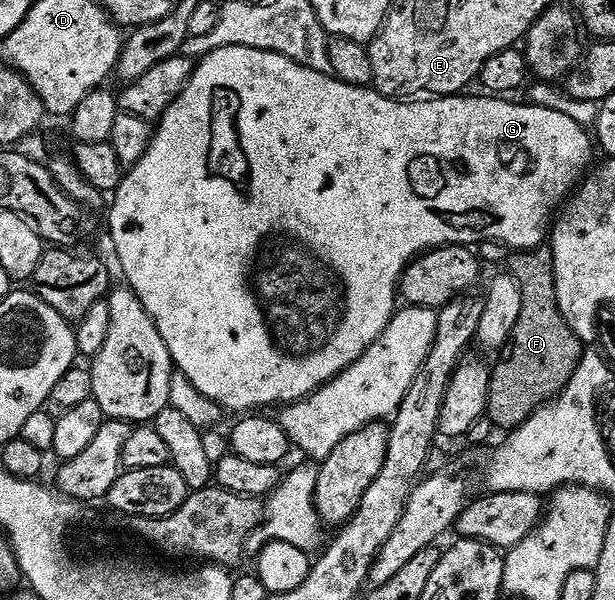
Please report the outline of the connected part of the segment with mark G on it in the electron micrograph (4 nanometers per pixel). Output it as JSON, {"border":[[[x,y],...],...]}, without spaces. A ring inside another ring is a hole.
{"border":[[[232,46],[232,47],[222,47],[222,48],[221,48],[221,49],[220,49],[220,50],[214,50],[214,52],[212,52],[212,53],[210,53],[210,54],[207,54],[207,55],[206,55],[206,56],[204,56],[204,57],[202,57],[202,58],[200,58],[200,59],[199,59],[199,61],[198,61],[198,64],[197,64],[197,65],[196,65],[196,66],[195,66],[195,68],[193,68],[193,70],[192,70],[192,77],[191,77],[191,78],[190,78],[190,79],[189,79],[189,81],[188,81],[188,86],[186,86],[186,88],[185,88],[185,89],[184,89],[184,90],[183,90],[183,91],[182,91],[182,95],[178,95],[178,99],[174,99],[174,103],[173,103],[173,104],[172,104],[172,105],[171,105],[171,106],[170,106],[170,107],[169,107],[169,109],[168,109],[168,110],[167,110],[167,111],[166,111],[166,115],[165,115],[165,116],[164,116],[164,117],[163,117],[163,119],[162,119],[162,120],[160,120],[160,122],[158,122],[158,124],[157,124],[157,125],[156,125],[156,126],[155,126],[155,129],[154,129],[154,132],[153,132],[153,135],[152,135],[152,142],[151,142],[151,143],[150,143],[150,147],[149,147],[149,148],[148,148],[148,150],[147,150],[147,151],[146,151],[146,155],[142,155],[142,159],[141,159],[141,160],[140,160],[140,162],[139,162],[139,163],[138,163],[138,164],[137,164],[137,165],[135,165],[135,166],[134,166],[134,168],[133,168],[133,169],[129,169],[129,170],[127,170],[127,172],[125,172],[125,173],[124,173],[124,174],[123,174],[123,176],[121,176],[121,178],[120,178],[120,185],[119,185],[119,186],[118,186],[118,187],[117,187],[117,188],[116,188],[116,191],[115,191],[115,194],[114,194],[114,196],[113,196],[113,197],[112,197],[112,198],[111,198],[111,201],[110,201],[110,209],[111,209],[111,205],[112,205],[112,214],[110,214],[110,215],[109,215],[109,217],[108,217],[108,229],[109,229],[109,231],[110,231],[110,232],[112,232],[112,245],[113,245],[113,247],[114,247],[114,248],[116,248],[116,257],[117,257],[117,259],[118,259],[118,260],[120,260],[120,269],[121,269],[121,271],[122,271],[122,272],[124,272],[124,277],[125,277],[125,279],[126,279],[126,280],[128,280],[128,281],[125,281],[125,282],[126,282],[126,285],[127,285],[127,288],[129,288],[129,289],[132,289],[132,290],[133,290],[133,291],[135,291],[135,292],[136,292],[136,294],[137,294],[137,295],[138,295],[138,299],[139,299],[139,300],[140,300],[140,301],[141,301],[141,302],[142,302],[142,304],[143,304],[143,305],[144,305],[144,306],[145,306],[145,307],[146,307],[146,311],[147,311],[147,312],[148,312],[148,313],[149,313],[149,314],[150,314],[150,316],[152,316],[152,318],[153,318],[153,319],[154,319],[154,323],[155,323],[155,324],[156,324],[156,326],[157,326],[157,327],[158,327],[158,331],[159,331],[159,332],[160,332],[160,334],[161,334],[161,335],[162,335],[162,339],[163,339],[163,340],[164,340],[164,342],[165,342],[165,343],[166,343],[166,347],[167,347],[167,348],[168,348],[168,350],[169,350],[169,351],[170,351],[170,355],[171,355],[171,356],[172,356],[172,363],[173,363],[173,366],[175,366],[175,368],[176,368],[176,369],[177,369],[177,370],[179,370],[179,372],[181,372],[181,373],[184,373],[184,374],[185,374],[185,375],[186,375],[186,379],[190,379],[190,383],[194,383],[194,387],[198,387],[198,391],[202,391],[202,395],[206,395],[206,399],[210,399],[210,400],[211,400],[211,401],[213,401],[213,402],[214,402],[214,403],[218,403],[218,404],[219,404],[219,405],[220,405],[220,407],[221,407],[221,410],[224,410],[224,411],[228,411],[228,409],[233,409],[233,411],[234,411],[234,412],[236,412],[236,415],[240,415],[240,414],[243,414],[243,413],[244,413],[244,412],[245,412],[245,411],[264,411],[264,410],[267,410],[267,409],[264,409],[264,408],[266,408],[266,407],[267,407],[267,405],[276,405],[276,406],[275,406],[275,407],[283,407],[283,406],[285,406],[285,405],[287,405],[287,404],[289,404],[289,403],[291,403],[291,402],[294,402],[294,401],[303,401],[303,400],[304,400],[304,398],[306,398],[306,397],[309,397],[309,396],[310,396],[310,394],[311,394],[311,393],[314,393],[314,392],[316,392],[316,390],[317,390],[317,389],[321,389],[321,387],[323,387],[323,385],[325,385],[325,384],[326,384],[326,383],[330,383],[330,382],[331,382],[331,381],[333,381],[333,379],[335,379],[335,377],[337,377],[337,376],[338,376],[338,374],[340,374],[340,373],[341,373],[341,372],[342,372],[342,371],[346,371],[346,369],[347,369],[347,368],[348,368],[348,367],[350,367],[350,366],[351,366],[351,365],[352,365],[352,364],[353,364],[353,363],[355,363],[355,361],[357,361],[357,360],[358,360],[358,359],[362,359],[362,355],[363,355],[363,354],[364,354],[364,352],[365,352],[365,351],[367,351],[367,350],[368,350],[368,348],[369,348],[369,347],[370,347],[370,343],[374,343],[374,339],[378,339],[378,335],[382,335],[382,331],[386,331],[386,327],[387,327],[387,326],[388,326],[388,324],[389,324],[389,323],[390,323],[390,319],[391,319],[391,318],[392,318],[392,316],[394,316],[394,314],[395,314],[395,313],[396,313],[396,311],[397,311],[397,308],[398,308],[398,290],[399,290],[399,288],[400,288],[400,277],[401,277],[401,275],[403,275],[403,274],[404,274],[404,270],[405,270],[405,269],[407,269],[407,268],[408,268],[408,266],[409,266],[409,265],[411,265],[411,264],[412,264],[412,262],[413,262],[413,261],[415,261],[415,260],[416,260],[416,258],[417,258],[417,257],[419,257],[419,256],[421,256],[421,255],[423,255],[423,254],[425,254],[425,253],[427,253],[427,252],[428,252],[428,250],[430,250],[430,249],[438,249],[438,248],[440,248],[440,246],[442,246],[442,245],[462,245],[462,246],[465,246],[465,247],[479,247],[479,246],[480,246],[480,244],[482,244],[482,243],[483,243],[483,242],[484,242],[484,241],[501,241],[501,242],[502,242],[502,243],[503,243],[503,245],[506,245],[506,246],[508,246],[508,248],[509,248],[509,250],[512,250],[512,251],[523,251],[523,250],[526,250],[526,249],[539,249],[539,248],[541,248],[541,246],[543,246],[543,245],[544,245],[544,244],[545,244],[545,241],[546,241],[546,238],[547,238],[547,237],[548,237],[548,236],[549,236],[549,233],[550,233],[550,226],[551,226],[551,225],[552,225],[552,224],[553,224],[553,221],[554,221],[554,218],[555,218],[555,217],[556,217],[556,216],[557,216],[557,213],[558,213],[558,210],[559,210],[559,209],[560,209],[560,208],[561,208],[561,206],[563,206],[563,205],[564,205],[564,204],[565,204],[565,201],[566,201],[566,198],[567,198],[567,197],[568,197],[568,196],[569,196],[569,194],[571,194],[571,193],[572,193],[572,192],[573,192],[573,190],[575,190],[575,189],[576,189],[576,188],[577,188],[577,186],[579,186],[579,184],[580,184],[580,182],[581,182],[581,180],[582,180],[582,178],[583,178],[583,177],[584,177],[584,176],[585,176],[585,174],[587,174],[587,173],[588,173],[588,172],[589,172],[589,169],[590,169],[590,166],[591,166],[591,165],[592,165],[592,164],[593,164],[593,161],[592,161],[592,149],[593,149],[593,153],[594,153],[594,141],[593,141],[593,138],[592,138],[592,137],[591,137],[591,136],[590,136],[590,133],[589,133],[589,130],[588,130],[588,129],[587,129],[587,128],[585,128],[585,126],[583,126],[583,125],[579,125],[579,124],[578,124],[578,123],[576,123],[576,122],[575,122],[575,121],[574,121],[574,119],[570,119],[570,116],[568,116],[568,115],[567,115],[567,113],[566,113],[566,112],[565,112],[565,110],[564,110],[564,109],[563,109],[563,108],[560,108],[560,109],[559,109],[559,107],[553,107],[553,108],[550,108],[550,109],[547,109],[547,108],[546,108],[546,107],[544,107],[544,106],[536,106],[536,105],[532,105],[532,104],[529,104],[529,103],[521,103],[521,104],[522,104],[522,105],[515,105],[515,103],[514,103],[514,102],[512,102],[512,101],[515,101],[515,100],[512,100],[512,99],[501,99],[501,98],[500,98],[500,97],[499,97],[499,96],[496,96],[496,95],[479,95],[479,96],[480,96],[480,97],[468,97],[468,96],[469,96],[469,95],[453,95],[453,96],[451,96],[451,97],[438,97],[438,98],[435,98],[435,99],[393,99],[393,98],[391,98],[391,97],[384,97],[384,96],[382,96],[382,94],[381,94],[381,93],[378,93],[378,92],[376,92],[376,90],[375,90],[375,88],[372,88],[372,87],[354,87],[354,86],[353,86],[353,85],[347,85],[347,84],[346,84],[346,83],[342,83],[342,82],[341,82],[341,81],[340,81],[340,80],[339,80],[339,79],[337,79],[337,78],[336,78],[336,77],[333,77],[333,76],[328,76],[328,75],[326,75],[326,74],[319,74],[319,73],[318,73],[318,72],[317,72],[317,71],[312,71],[312,70],[310,70],[310,69],[309,69],[309,68],[307,68],[307,67],[302,67],[302,66],[299,66],[299,65],[298,65],[298,63],[294,63],[294,62],[292,62],[292,61],[291,61],[291,60],[290,60],[290,59],[288,59],[288,58],[284,58],[284,57],[283,57],[283,55],[281,55],[281,54],[276,54],[276,53],[272,53],[272,52],[271,52],[271,51],[270,51],[270,50],[254,50],[254,49],[251,49],[251,48],[250,48],[250,47],[246,47],[246,46]]]}

